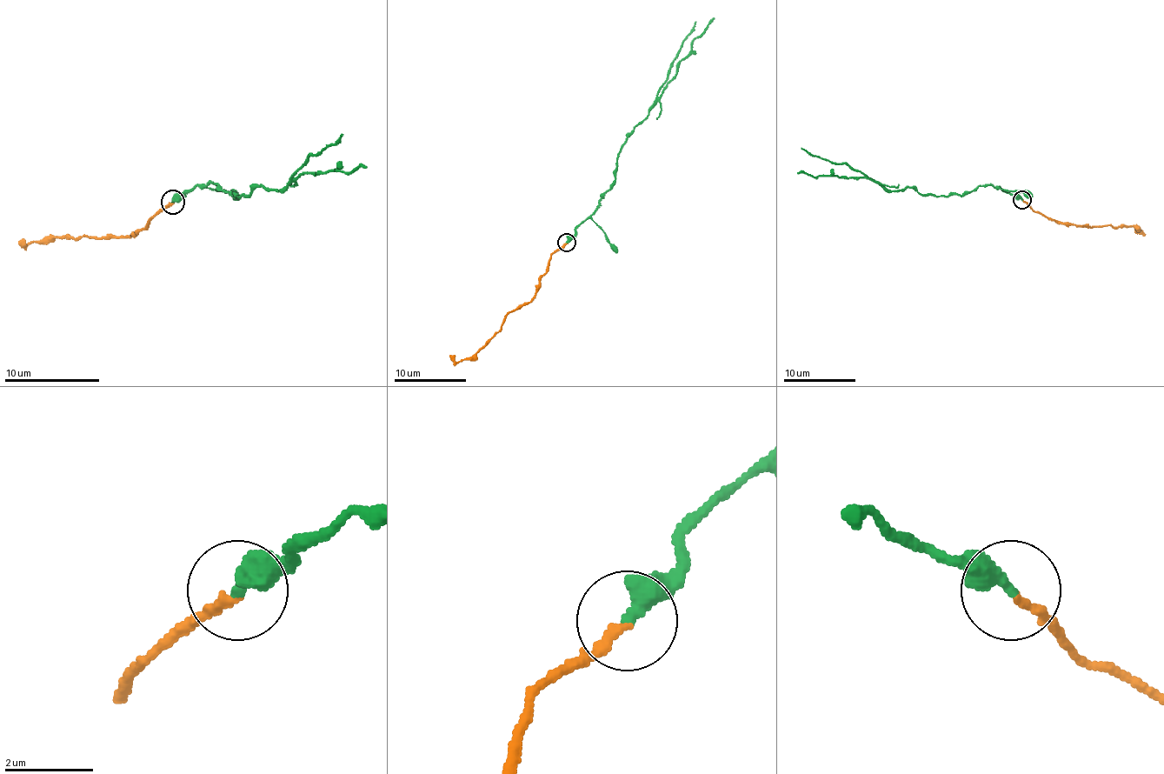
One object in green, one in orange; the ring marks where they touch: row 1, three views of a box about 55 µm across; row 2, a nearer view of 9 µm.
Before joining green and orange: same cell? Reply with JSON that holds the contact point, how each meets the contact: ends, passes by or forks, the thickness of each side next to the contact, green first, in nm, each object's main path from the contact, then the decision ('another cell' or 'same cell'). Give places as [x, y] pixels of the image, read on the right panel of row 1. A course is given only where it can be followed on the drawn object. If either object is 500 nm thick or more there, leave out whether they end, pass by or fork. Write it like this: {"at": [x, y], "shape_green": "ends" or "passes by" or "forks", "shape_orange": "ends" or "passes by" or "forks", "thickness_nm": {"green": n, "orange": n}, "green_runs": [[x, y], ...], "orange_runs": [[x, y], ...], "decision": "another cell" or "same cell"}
{"at": [1022, 199], "shape_green": "ends", "shape_orange": "ends", "thickness_nm": {"green": 420, "orange": 220}, "green_runs": [[1021, 200], [991, 185], [978, 185], [960, 195], [936, 196], [911, 187], [887, 190], [869, 178], [797, 173]], "orange_runs": [[1023, 200], [1036, 212], [1053, 218], [1058, 223], [1088, 227], [1136, 227], [1141, 230], [1134, 230]], "decision": "another cell"}

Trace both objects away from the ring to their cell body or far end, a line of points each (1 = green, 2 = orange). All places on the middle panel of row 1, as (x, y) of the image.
1: (567, 242), (614, 180), (621, 144), (648, 113), (675, 66), (714, 17)
2: (567, 243), (551, 256), (535, 296), (513, 309), (502, 327), (471, 356), (455, 362), (449, 354)

